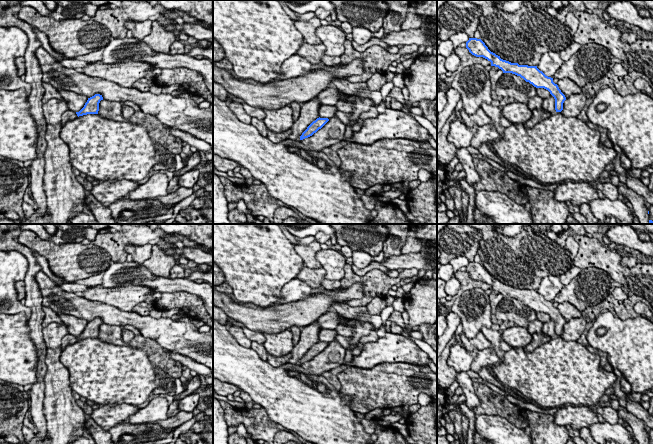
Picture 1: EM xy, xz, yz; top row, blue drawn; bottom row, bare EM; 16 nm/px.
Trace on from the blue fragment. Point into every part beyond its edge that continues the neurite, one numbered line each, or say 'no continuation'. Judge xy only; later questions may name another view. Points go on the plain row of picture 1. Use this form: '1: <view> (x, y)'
no continuation

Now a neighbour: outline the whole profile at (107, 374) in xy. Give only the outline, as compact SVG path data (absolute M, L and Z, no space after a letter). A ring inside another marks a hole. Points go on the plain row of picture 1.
M87 338L62 350L60 361L69 371L72 391L100 406L122 403L138 406L157 387L155 365L143 348L114 345L99 338Z

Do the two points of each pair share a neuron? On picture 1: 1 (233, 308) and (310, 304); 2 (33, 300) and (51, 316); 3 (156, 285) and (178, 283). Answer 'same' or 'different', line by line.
1: same
2: different
3: same

